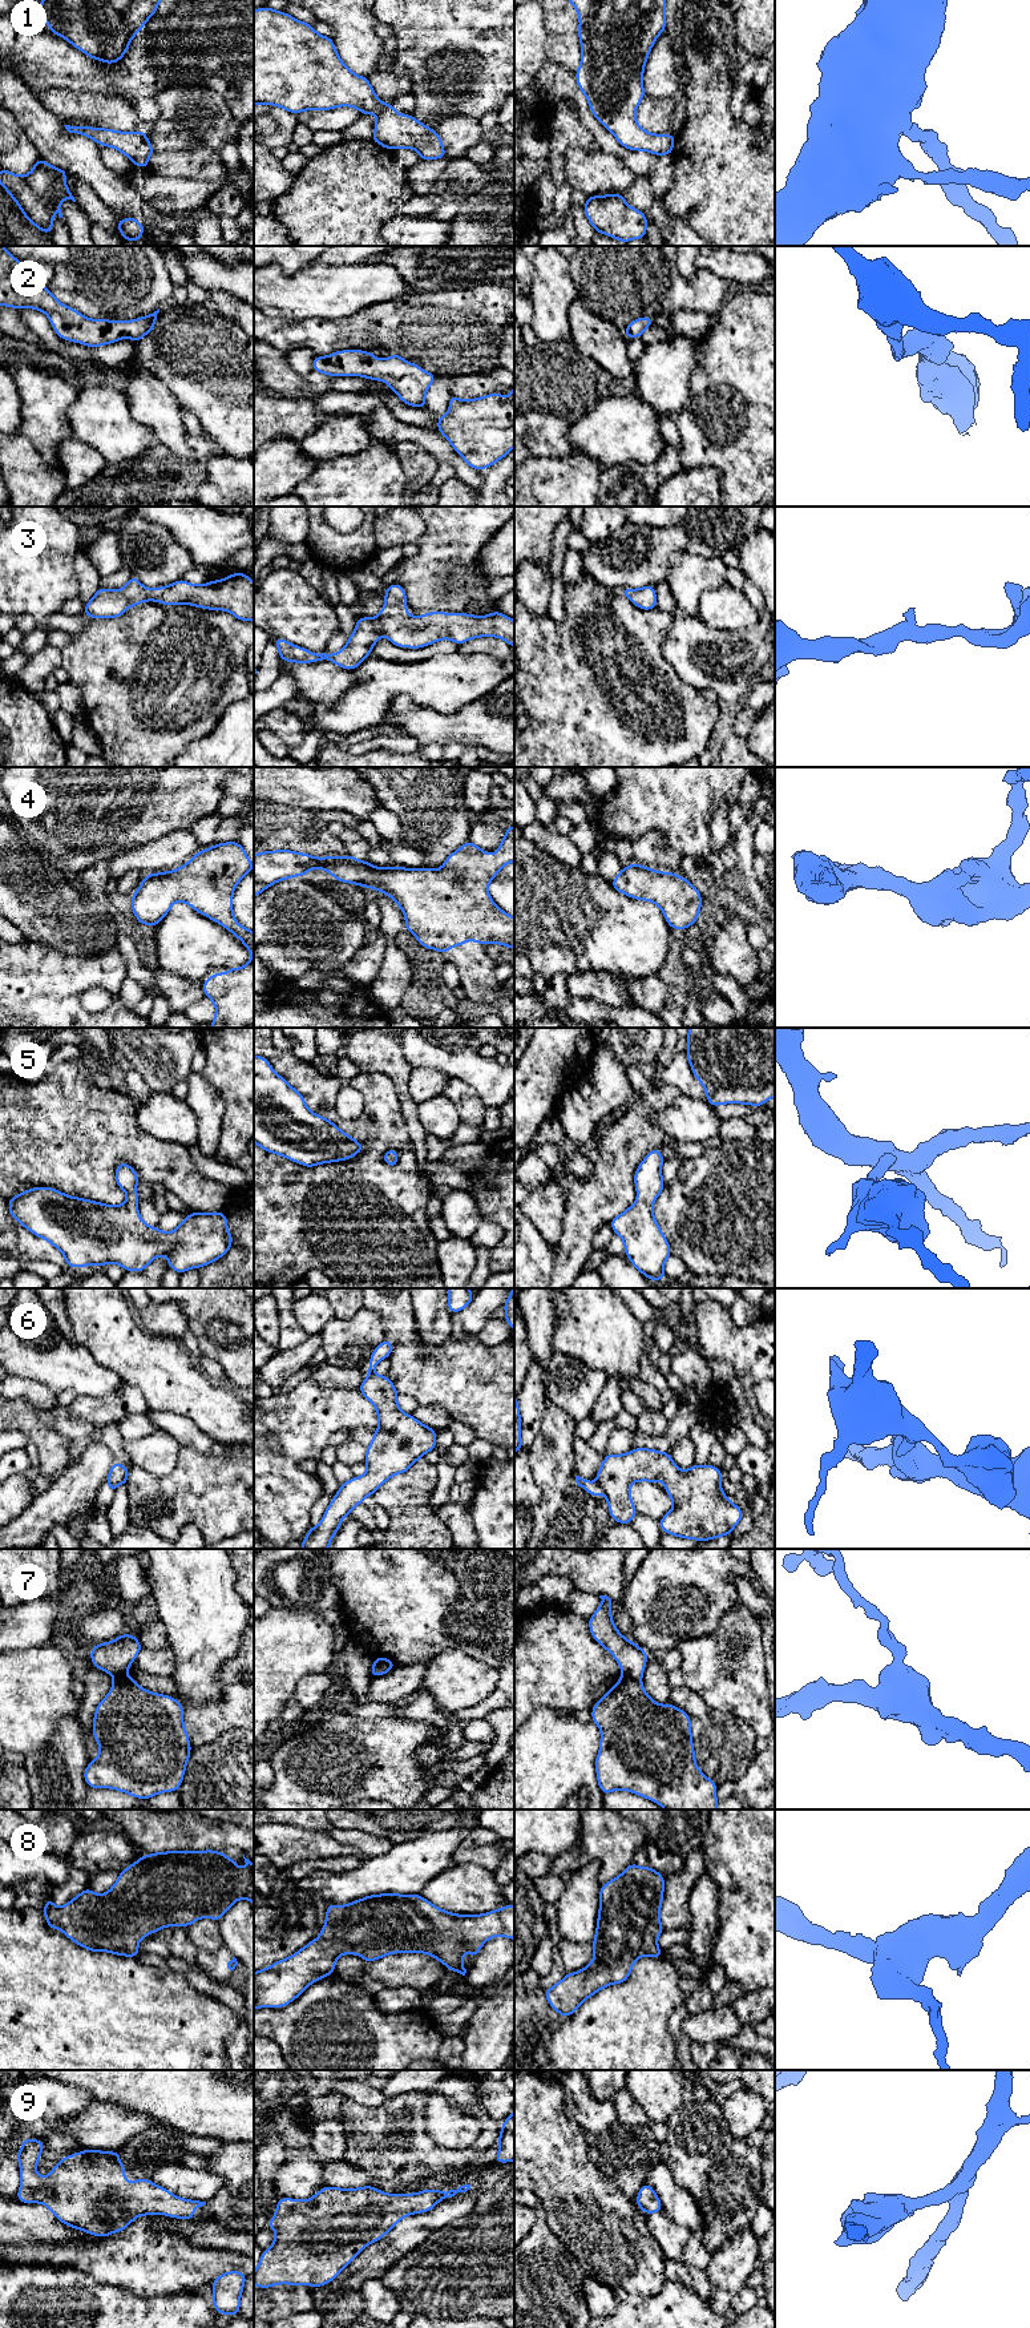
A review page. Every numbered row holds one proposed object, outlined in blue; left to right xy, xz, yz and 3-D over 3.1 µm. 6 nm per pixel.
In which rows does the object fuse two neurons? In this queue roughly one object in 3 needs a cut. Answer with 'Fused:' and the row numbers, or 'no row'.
Fused: 6, 7

